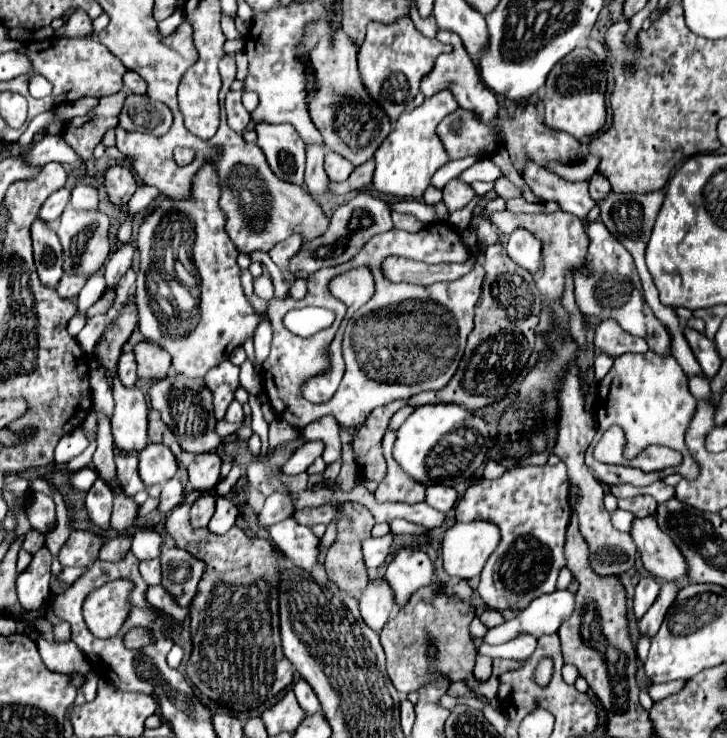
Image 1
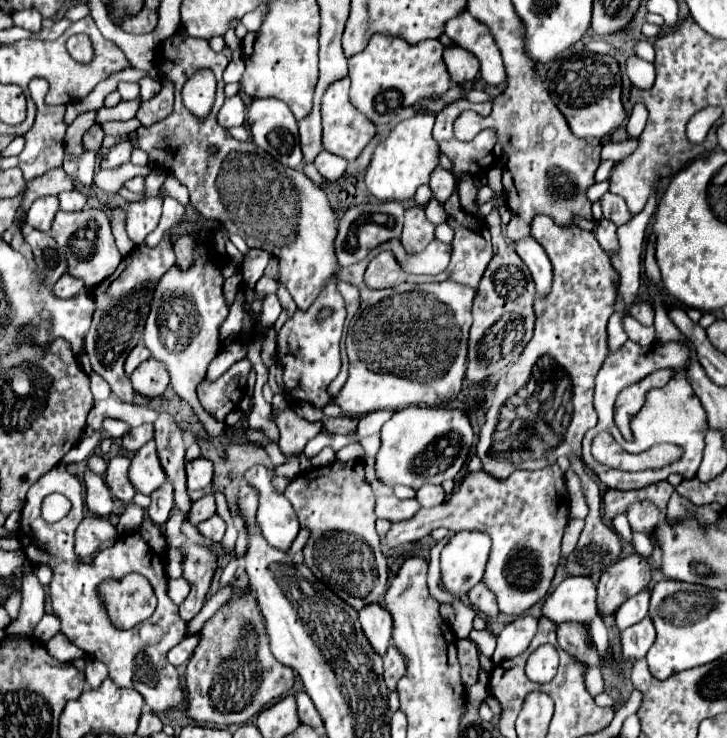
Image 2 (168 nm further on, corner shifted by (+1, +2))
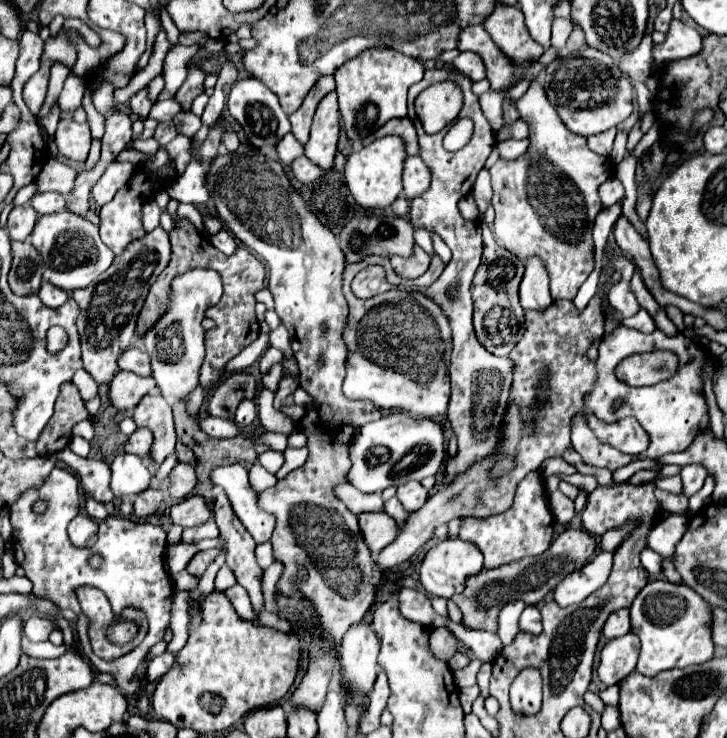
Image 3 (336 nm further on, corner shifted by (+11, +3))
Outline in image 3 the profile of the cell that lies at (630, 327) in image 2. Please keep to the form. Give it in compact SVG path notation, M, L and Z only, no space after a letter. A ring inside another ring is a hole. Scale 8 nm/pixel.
M641 308L635 316L631 316L631 318L625 318L623 320L623 326L629 326L629 328L637 328L639 332L645 332L645 334L649 334L649 332L653 332L653 328L655 328L655 322L653 322L653 318Z

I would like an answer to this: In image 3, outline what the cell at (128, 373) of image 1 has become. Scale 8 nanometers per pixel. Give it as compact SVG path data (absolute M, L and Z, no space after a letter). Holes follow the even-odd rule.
M129 348L119 356L119 368L131 370L139 376L149 376L151 374L151 358L141 348Z

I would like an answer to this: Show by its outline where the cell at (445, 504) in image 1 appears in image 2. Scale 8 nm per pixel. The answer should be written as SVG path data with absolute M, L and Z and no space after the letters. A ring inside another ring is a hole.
M423 485L415 499L421 503L421 507L435 507L445 501L445 491L441 485Z

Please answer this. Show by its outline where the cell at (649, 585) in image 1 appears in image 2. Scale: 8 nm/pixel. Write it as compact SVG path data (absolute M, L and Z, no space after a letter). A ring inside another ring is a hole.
M641 591L635 597L629 597L617 611L617 627L623 631L635 623L639 623L649 613L649 591Z

